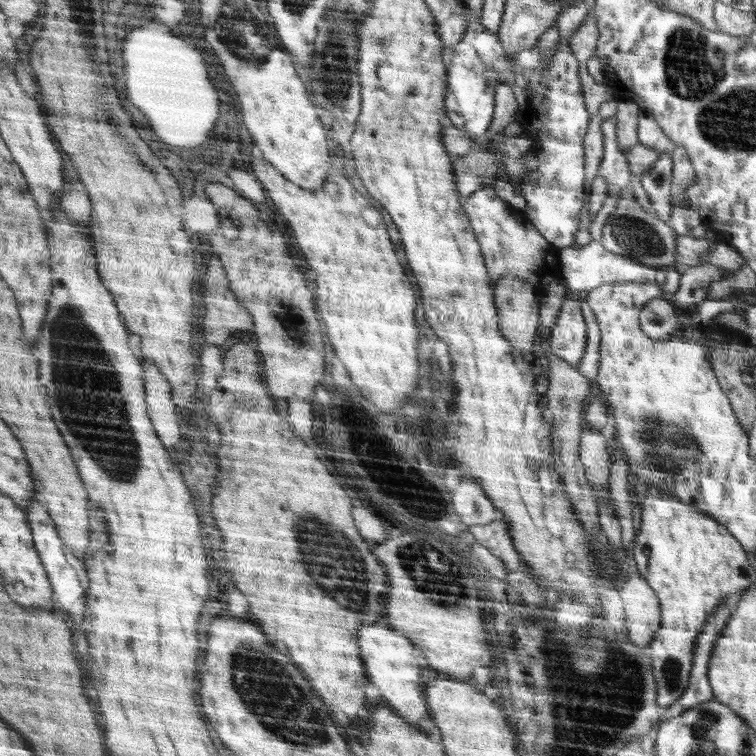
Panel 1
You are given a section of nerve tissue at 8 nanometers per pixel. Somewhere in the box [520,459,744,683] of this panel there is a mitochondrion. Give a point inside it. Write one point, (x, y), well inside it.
(611, 644)

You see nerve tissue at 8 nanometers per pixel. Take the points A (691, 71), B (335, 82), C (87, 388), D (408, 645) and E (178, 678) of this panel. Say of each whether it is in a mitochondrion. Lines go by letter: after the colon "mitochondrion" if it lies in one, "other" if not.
A: mitochondrion
B: mitochondrion
C: mitochondrion
D: other
E: other

